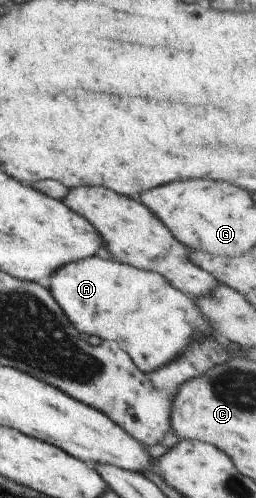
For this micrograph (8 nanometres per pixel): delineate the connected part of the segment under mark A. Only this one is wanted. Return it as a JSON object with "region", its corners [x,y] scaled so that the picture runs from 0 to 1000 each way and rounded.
{"region":[[[367,508],[227,538],[188,566],[195,594],[305,667],[457,687],[555,747],[684,721],[766,681],[836,673],[852,685],[848,669],[766,622],[754,598],[695,586],[602,544],[535,540]]]}

